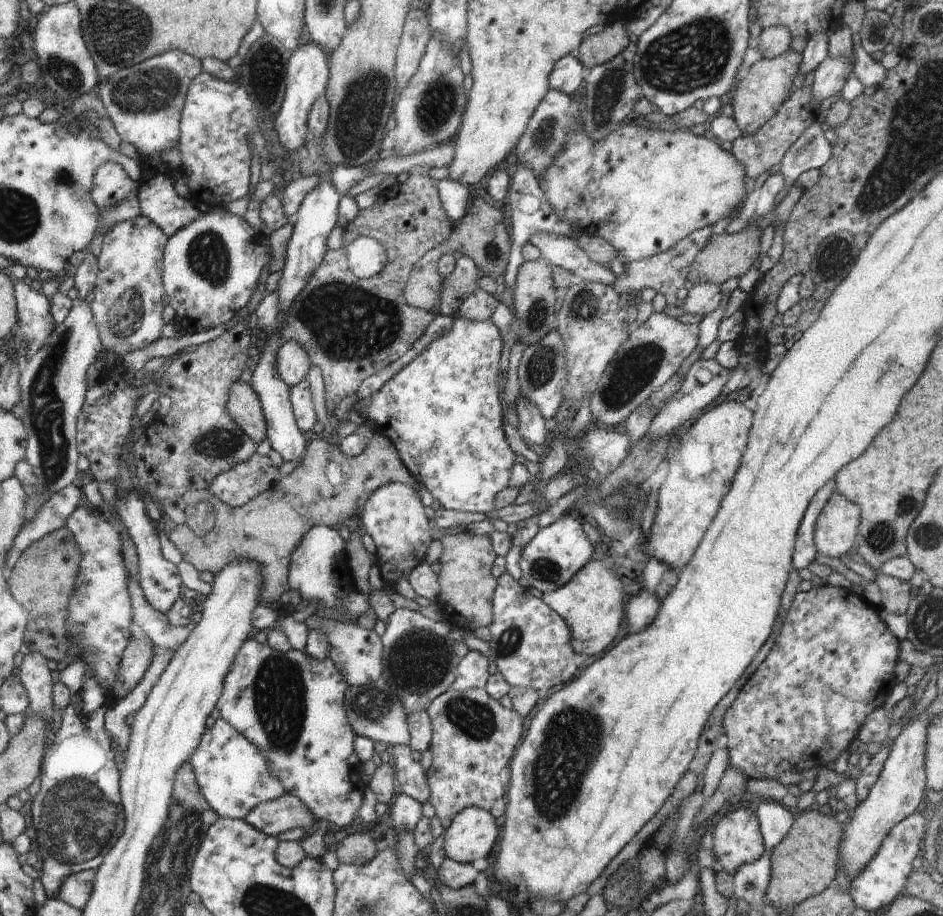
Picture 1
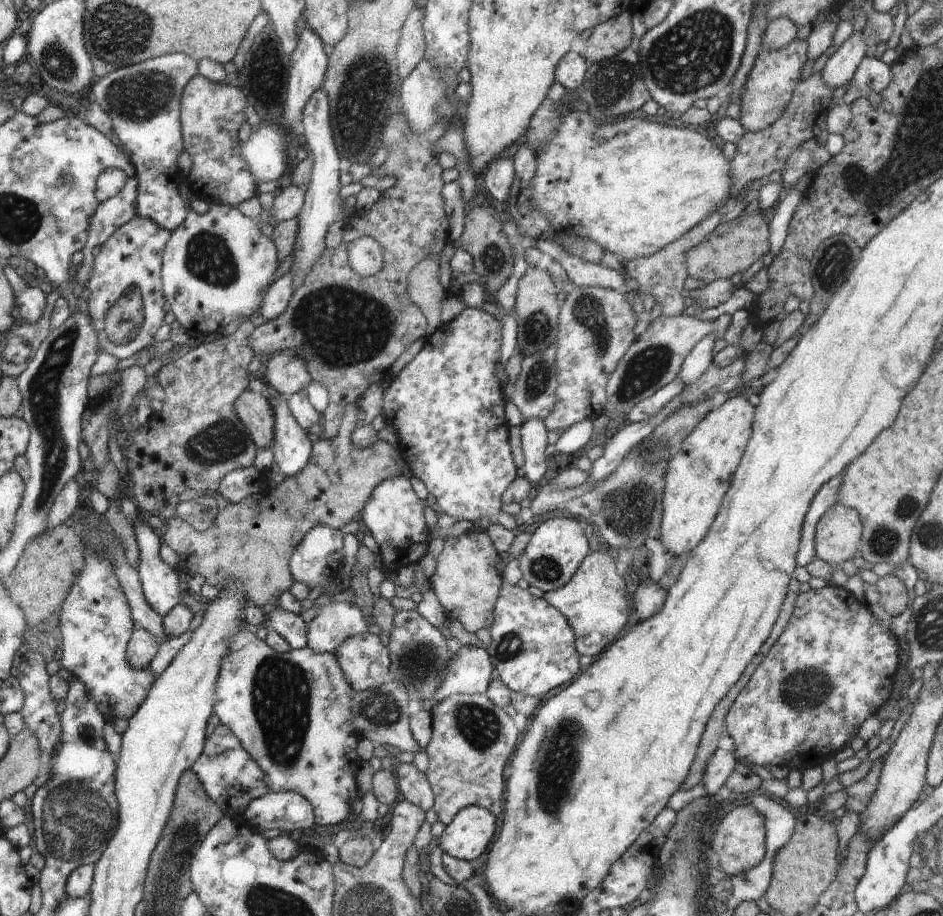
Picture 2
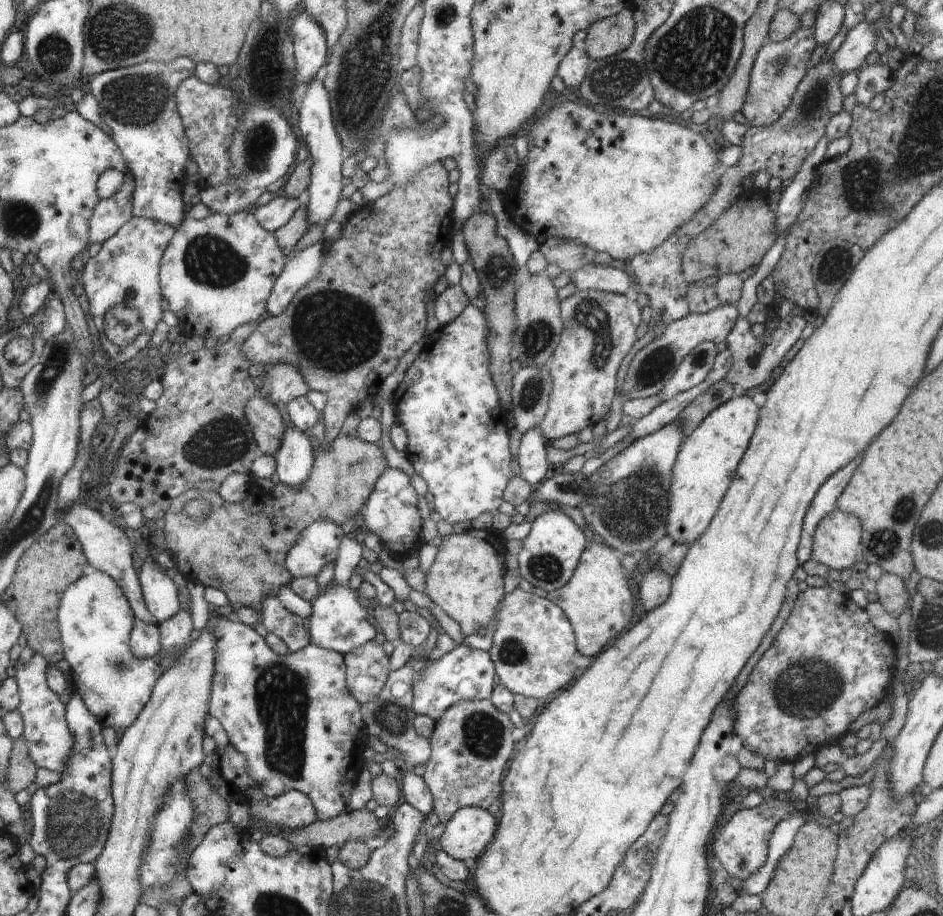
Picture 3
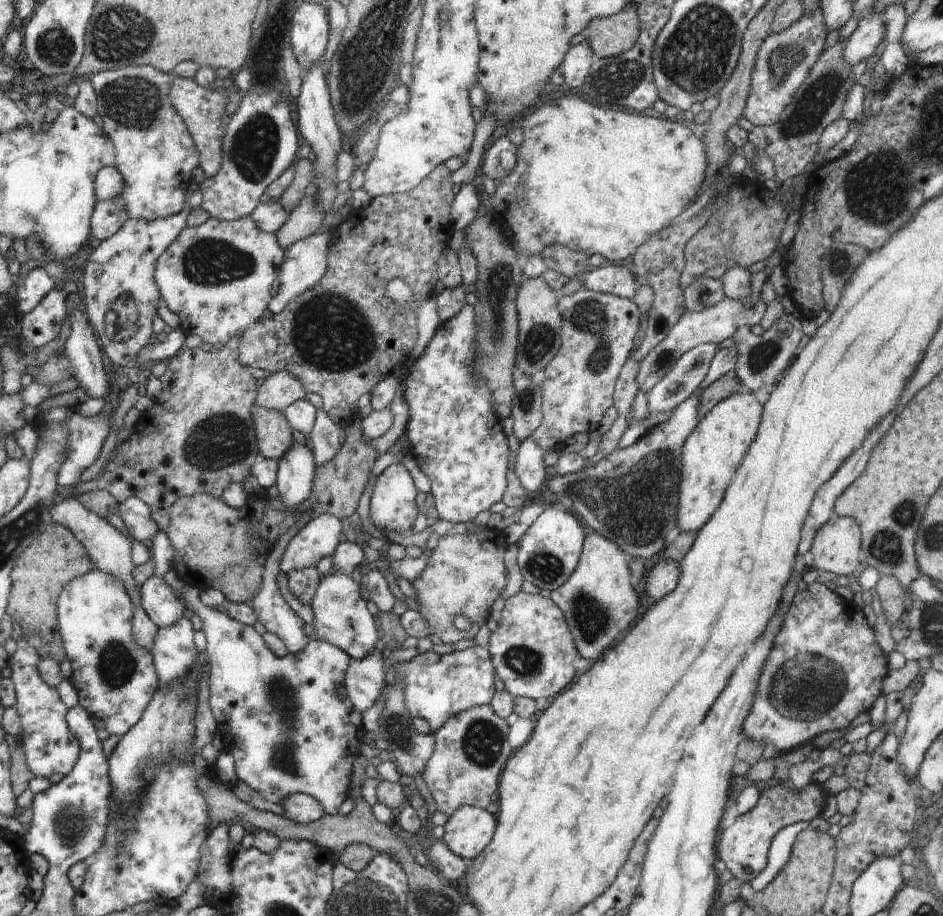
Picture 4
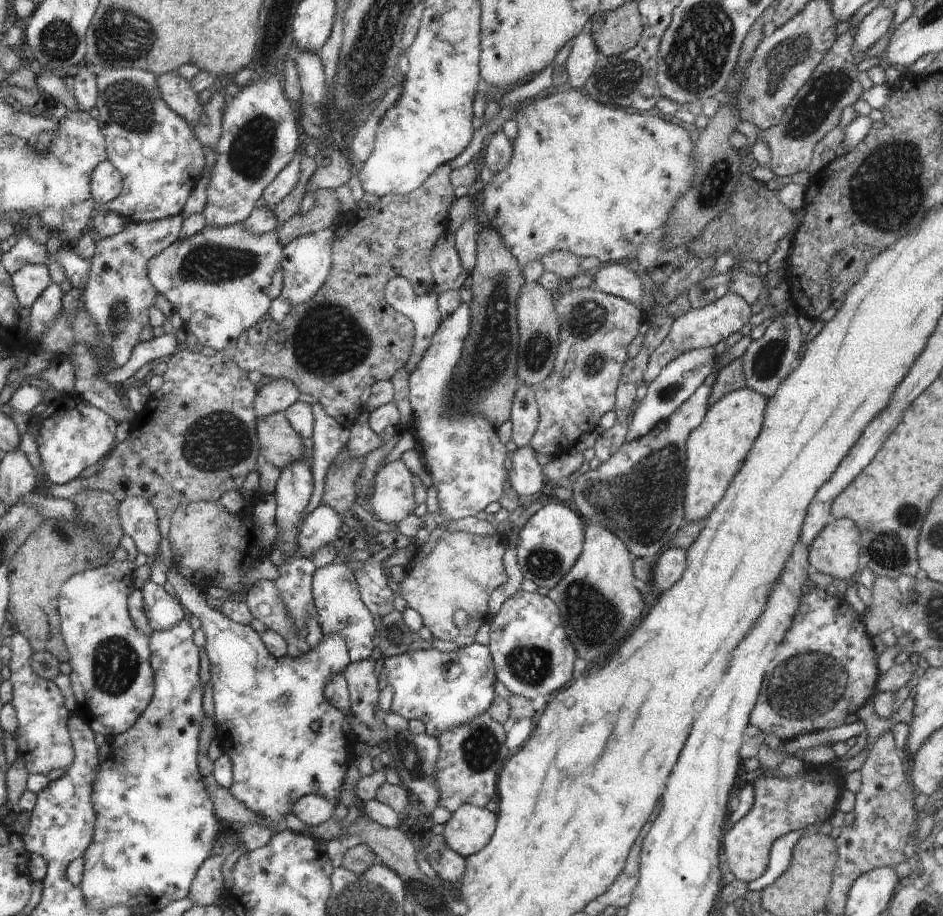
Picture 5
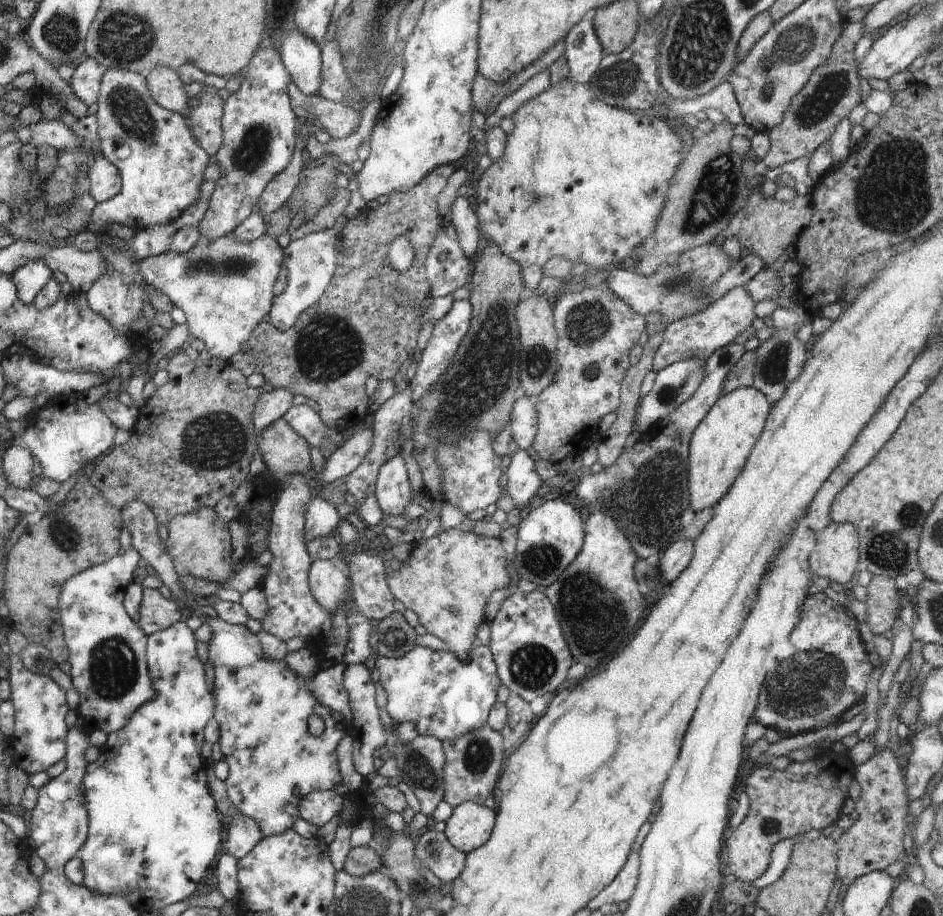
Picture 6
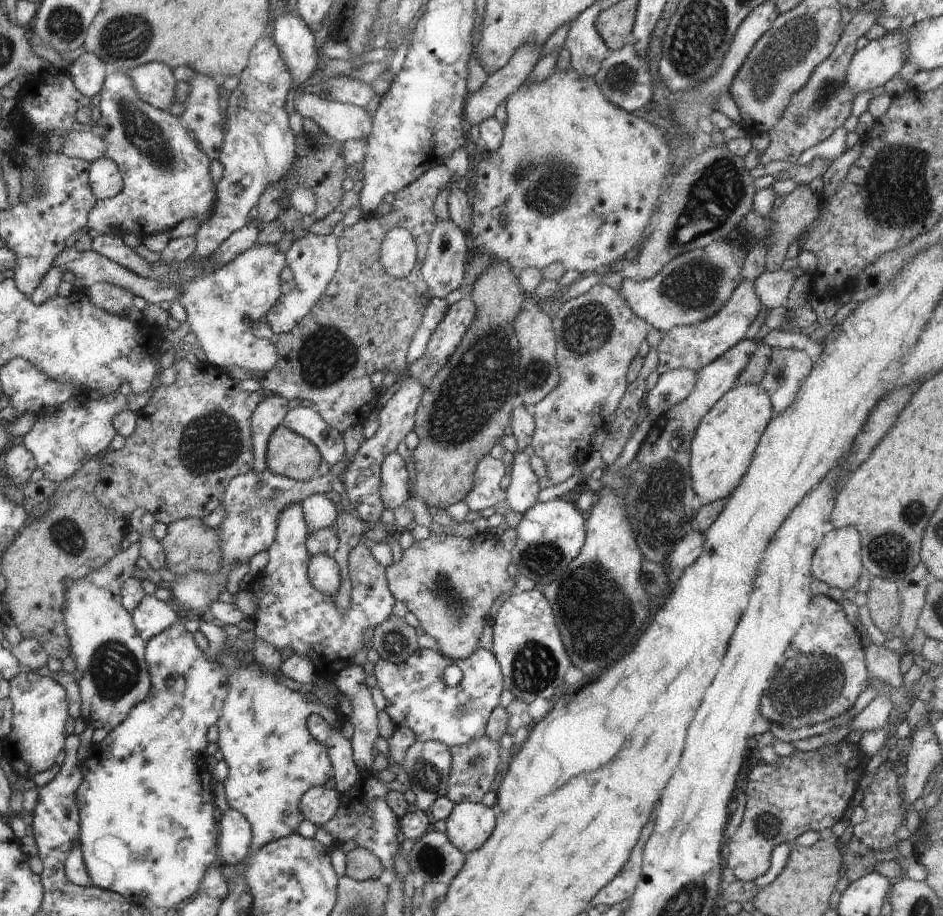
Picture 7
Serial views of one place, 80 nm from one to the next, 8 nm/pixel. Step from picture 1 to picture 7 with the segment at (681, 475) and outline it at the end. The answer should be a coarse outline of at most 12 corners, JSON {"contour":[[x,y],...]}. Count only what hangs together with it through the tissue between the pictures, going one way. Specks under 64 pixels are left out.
{"contour":[[730,389],[691,440],[697,505],[732,494],[774,416],[770,395]]}

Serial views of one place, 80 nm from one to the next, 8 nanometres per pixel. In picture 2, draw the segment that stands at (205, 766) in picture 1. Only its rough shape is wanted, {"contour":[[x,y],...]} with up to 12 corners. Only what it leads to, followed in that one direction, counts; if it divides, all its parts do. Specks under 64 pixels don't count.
{"contour":[[222,724],[192,764],[224,815],[272,792]]}

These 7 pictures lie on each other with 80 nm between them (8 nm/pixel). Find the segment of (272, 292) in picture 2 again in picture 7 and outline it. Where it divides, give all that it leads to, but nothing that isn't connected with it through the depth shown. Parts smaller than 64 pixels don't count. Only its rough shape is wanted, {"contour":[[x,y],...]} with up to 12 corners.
{"contour":[[308,234],[285,254],[297,292],[267,316],[290,333],[317,304],[339,266],[337,238]]}

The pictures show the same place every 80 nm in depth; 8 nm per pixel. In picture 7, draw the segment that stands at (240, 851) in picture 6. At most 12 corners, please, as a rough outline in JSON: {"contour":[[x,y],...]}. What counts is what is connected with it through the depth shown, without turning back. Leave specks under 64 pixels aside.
{"contour":[[228,808],[217,825],[218,858],[236,866],[252,844],[250,824]]}

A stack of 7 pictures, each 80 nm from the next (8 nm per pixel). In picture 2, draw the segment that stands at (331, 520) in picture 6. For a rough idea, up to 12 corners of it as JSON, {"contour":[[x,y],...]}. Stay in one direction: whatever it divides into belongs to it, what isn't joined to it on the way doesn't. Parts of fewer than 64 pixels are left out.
{"contour":[[311,528],[290,557],[293,581],[336,598],[343,533]]}

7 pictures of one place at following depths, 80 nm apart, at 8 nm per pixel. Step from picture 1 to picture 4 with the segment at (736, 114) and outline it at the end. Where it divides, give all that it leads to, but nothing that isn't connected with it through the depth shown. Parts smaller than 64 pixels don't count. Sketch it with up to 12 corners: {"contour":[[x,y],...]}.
{"contour":[[821,8],[758,49],[743,117],[778,122],[826,40]]}

